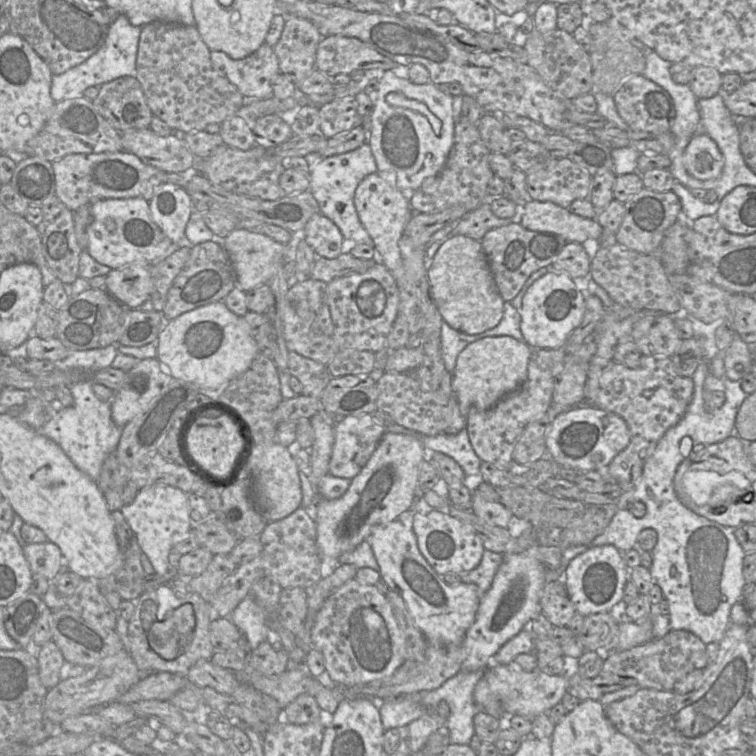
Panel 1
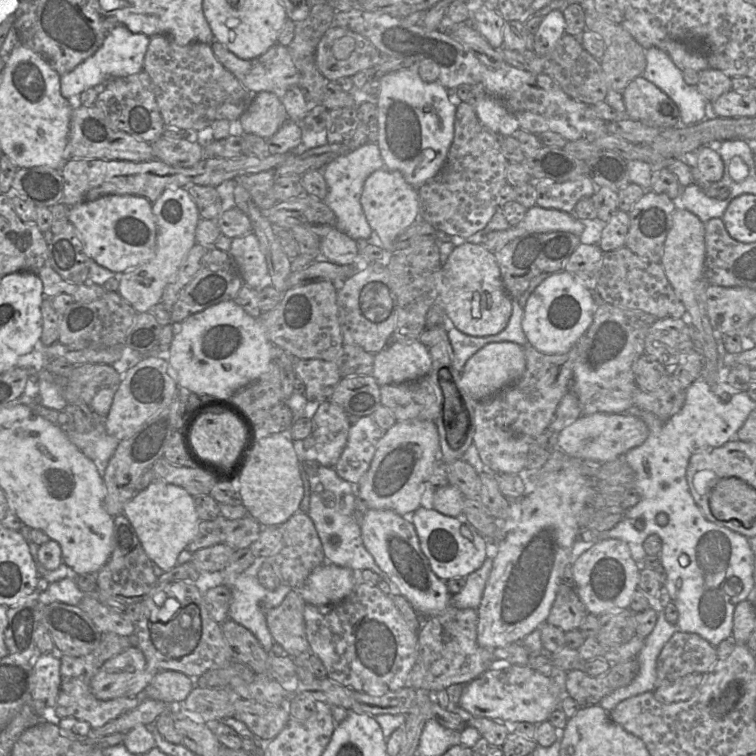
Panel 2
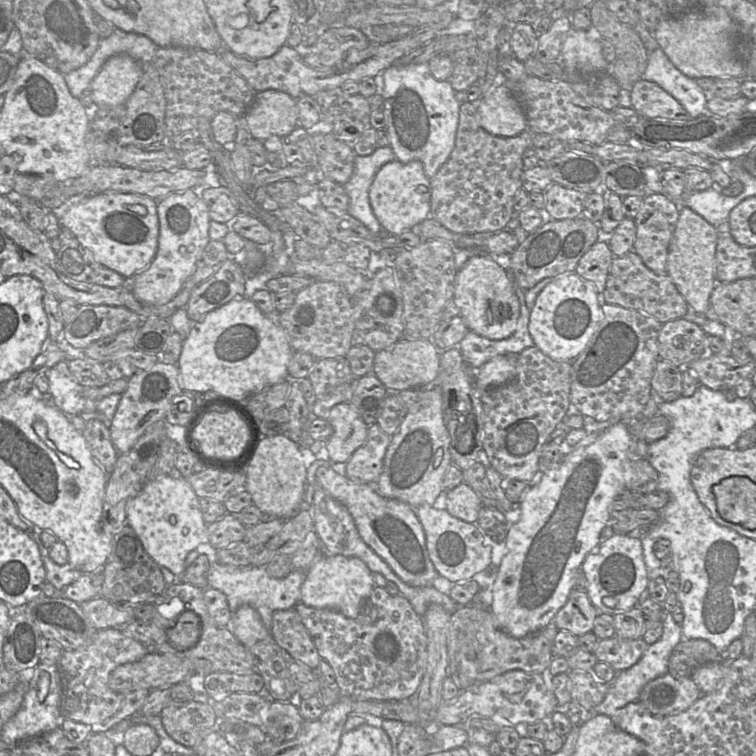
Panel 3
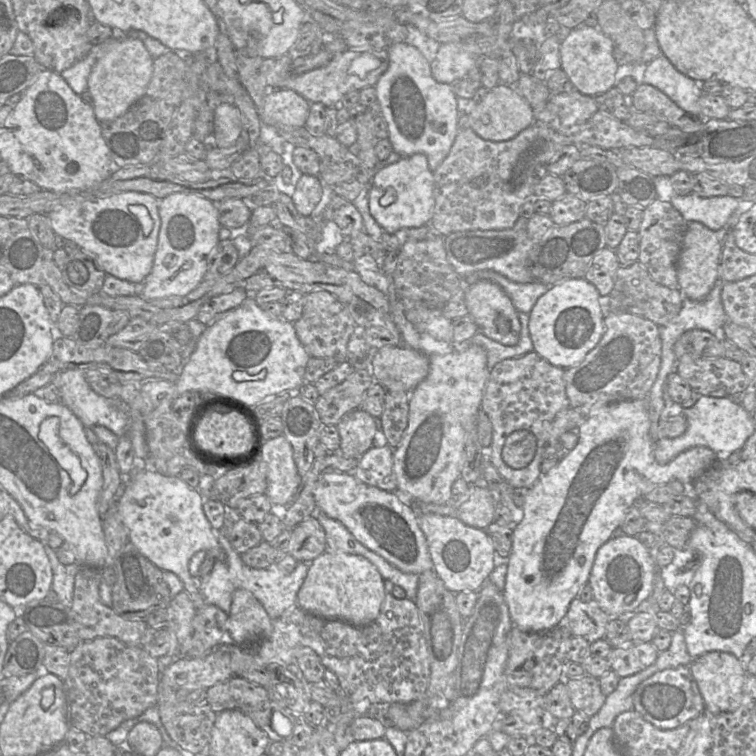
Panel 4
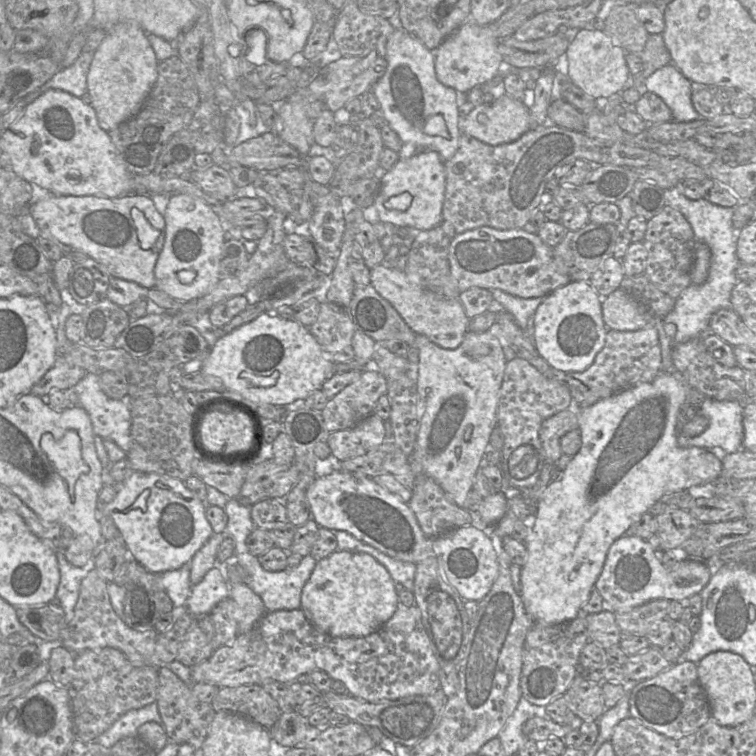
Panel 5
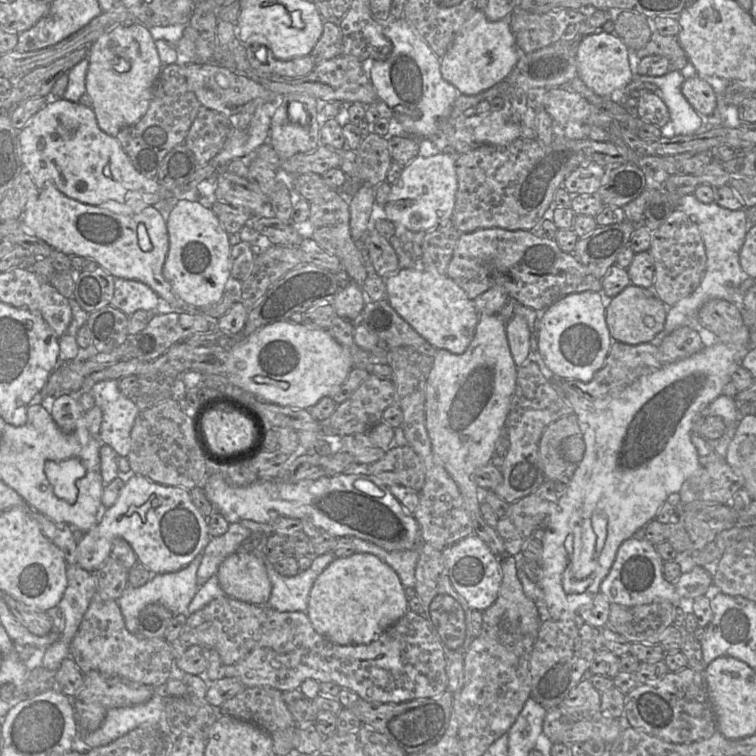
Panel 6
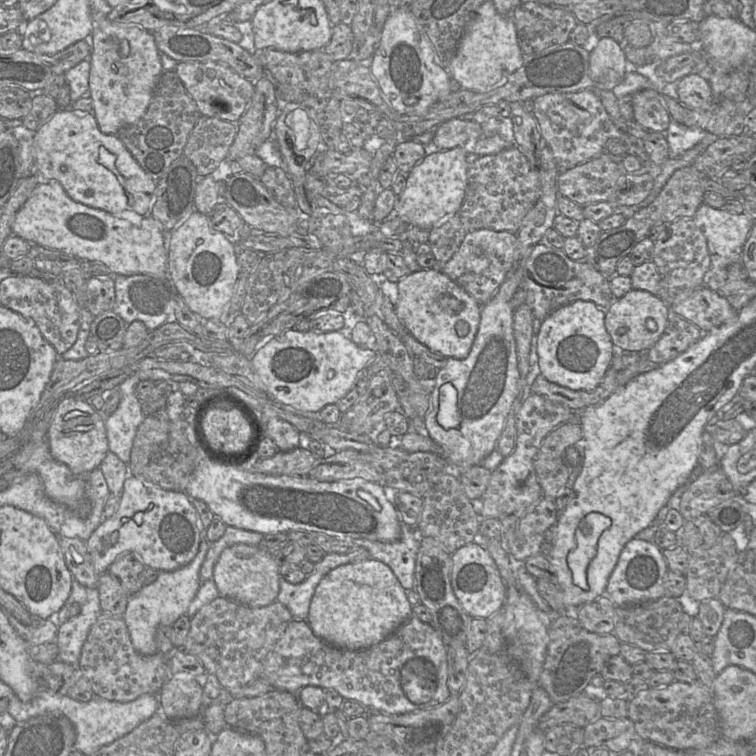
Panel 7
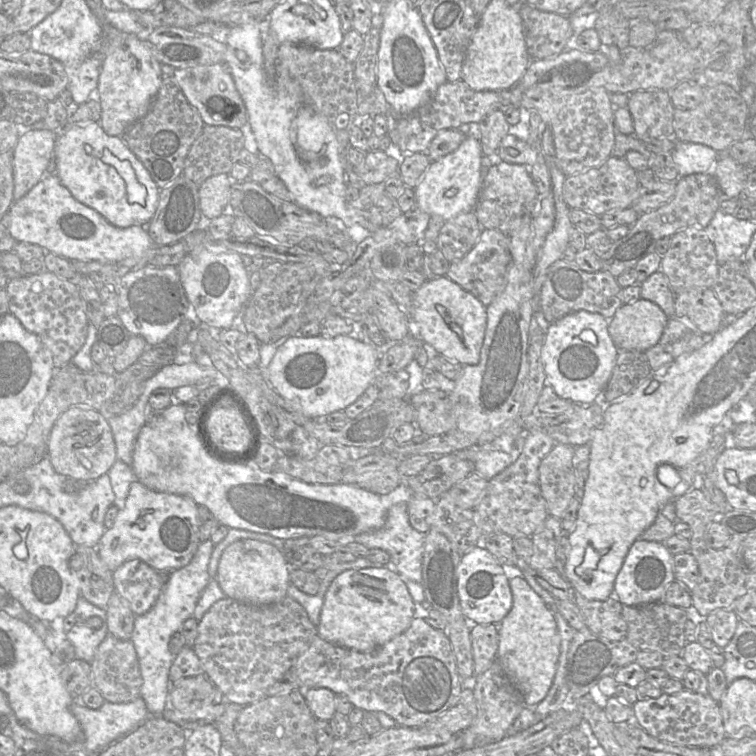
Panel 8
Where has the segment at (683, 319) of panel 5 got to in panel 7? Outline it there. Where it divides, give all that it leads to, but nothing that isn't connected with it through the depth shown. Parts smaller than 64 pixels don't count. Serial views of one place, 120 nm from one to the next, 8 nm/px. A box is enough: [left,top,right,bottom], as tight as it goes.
[693,203,755,292]

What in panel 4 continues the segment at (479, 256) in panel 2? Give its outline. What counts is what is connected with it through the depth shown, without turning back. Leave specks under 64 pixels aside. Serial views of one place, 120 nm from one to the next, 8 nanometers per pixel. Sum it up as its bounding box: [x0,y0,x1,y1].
[465,280,519,346]

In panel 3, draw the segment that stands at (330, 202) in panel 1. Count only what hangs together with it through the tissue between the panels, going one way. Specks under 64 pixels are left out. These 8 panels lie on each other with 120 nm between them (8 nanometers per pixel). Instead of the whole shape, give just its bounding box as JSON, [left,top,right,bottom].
[343,146,396,234]

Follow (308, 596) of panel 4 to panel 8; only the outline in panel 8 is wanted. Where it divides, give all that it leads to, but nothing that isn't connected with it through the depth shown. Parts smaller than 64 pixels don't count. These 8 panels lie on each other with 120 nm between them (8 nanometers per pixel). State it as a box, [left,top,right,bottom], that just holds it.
[317,567,415,652]

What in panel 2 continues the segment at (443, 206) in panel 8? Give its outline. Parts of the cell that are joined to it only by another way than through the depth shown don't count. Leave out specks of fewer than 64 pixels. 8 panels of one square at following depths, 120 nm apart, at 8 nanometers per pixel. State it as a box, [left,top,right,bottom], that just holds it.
[361,168,419,251]

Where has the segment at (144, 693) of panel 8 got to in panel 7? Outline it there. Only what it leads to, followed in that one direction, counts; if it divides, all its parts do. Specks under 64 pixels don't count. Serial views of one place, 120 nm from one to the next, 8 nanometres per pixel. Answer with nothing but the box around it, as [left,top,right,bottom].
[123,538,210,655]

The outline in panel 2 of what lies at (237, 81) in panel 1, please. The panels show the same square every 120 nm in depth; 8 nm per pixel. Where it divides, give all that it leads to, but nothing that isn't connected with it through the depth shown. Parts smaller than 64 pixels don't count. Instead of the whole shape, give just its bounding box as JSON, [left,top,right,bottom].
[211,41,300,99]

